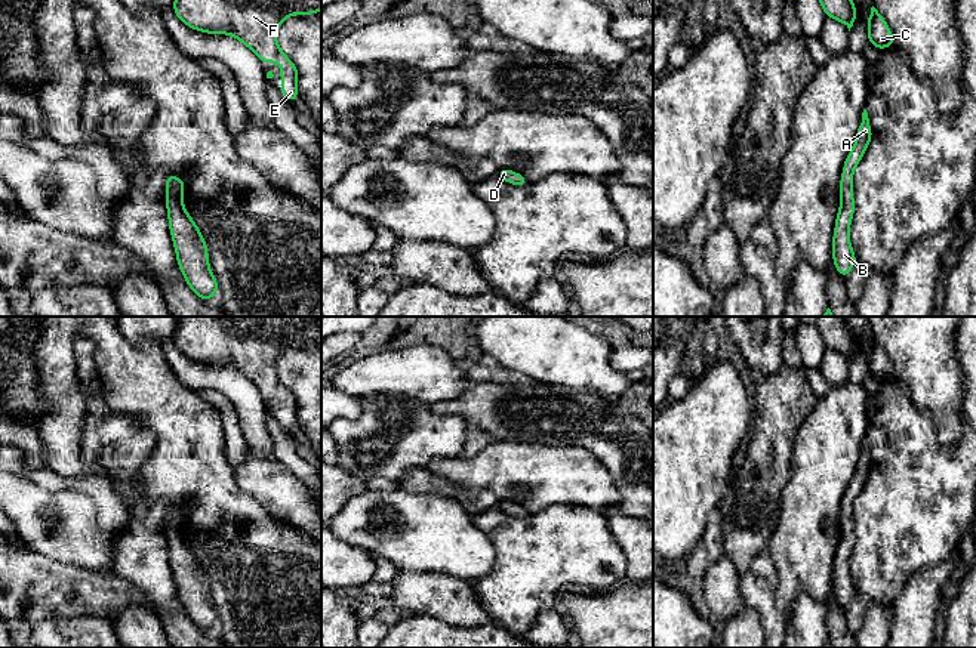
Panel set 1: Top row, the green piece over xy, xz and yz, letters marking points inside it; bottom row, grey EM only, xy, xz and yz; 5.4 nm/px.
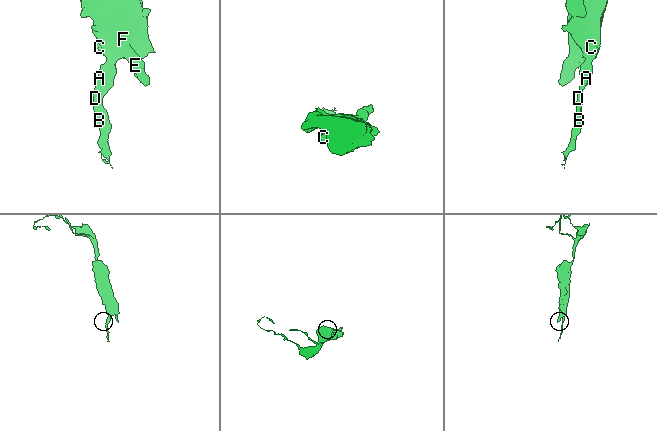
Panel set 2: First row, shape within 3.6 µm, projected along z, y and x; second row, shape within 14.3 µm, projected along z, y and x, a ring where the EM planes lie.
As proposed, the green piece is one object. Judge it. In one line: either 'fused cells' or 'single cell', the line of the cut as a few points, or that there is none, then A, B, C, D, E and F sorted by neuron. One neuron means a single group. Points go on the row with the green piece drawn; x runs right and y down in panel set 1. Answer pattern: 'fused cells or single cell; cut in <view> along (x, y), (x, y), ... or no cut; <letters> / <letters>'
single cell; no cut; A B C D E F

